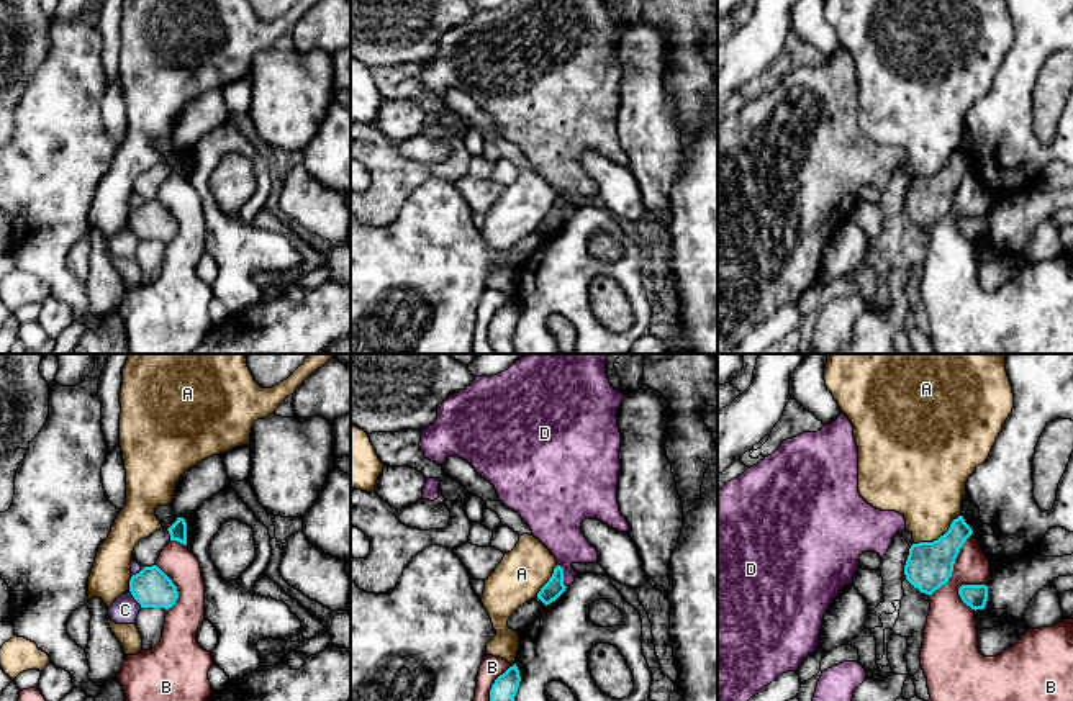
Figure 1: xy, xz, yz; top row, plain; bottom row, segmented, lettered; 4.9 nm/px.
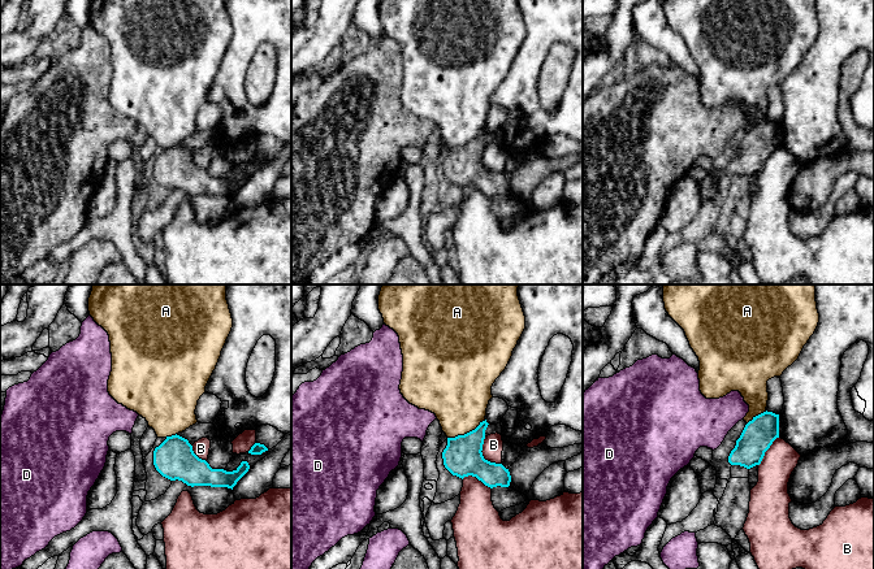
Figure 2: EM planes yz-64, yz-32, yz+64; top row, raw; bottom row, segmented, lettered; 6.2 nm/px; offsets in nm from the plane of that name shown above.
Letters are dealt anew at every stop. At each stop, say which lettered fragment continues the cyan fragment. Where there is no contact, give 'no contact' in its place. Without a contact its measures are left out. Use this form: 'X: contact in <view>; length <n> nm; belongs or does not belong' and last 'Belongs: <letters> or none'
A: contact in yz; length 280 nm; does not belong
B: contact in yz; length 380 nm; does not belong
C: contact in xy; length 110 nm; does not belong
D: contact in xz; length 130 nm; does not belong
Belongs: none

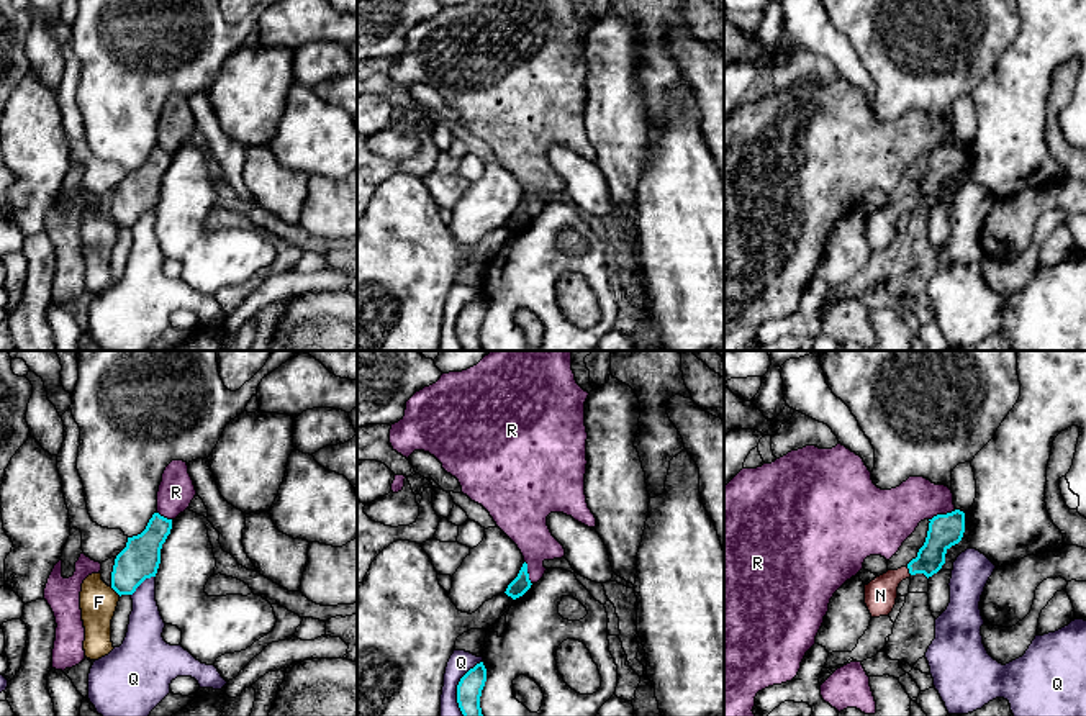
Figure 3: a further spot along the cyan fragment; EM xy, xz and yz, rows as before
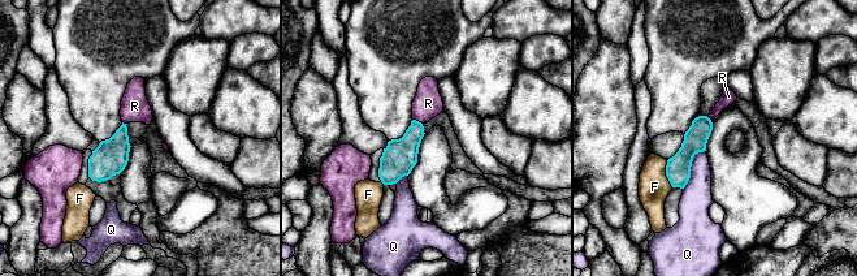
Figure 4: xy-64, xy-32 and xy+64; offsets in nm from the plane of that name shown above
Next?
F: contact in xy; length 70 nm; does not belong
N: contact in yz; length 50 nm; belongs
Q: contact in xz; length 300 nm; does not belong
R: contact in yz; length 140 nm; does not belong
Belongs: N

